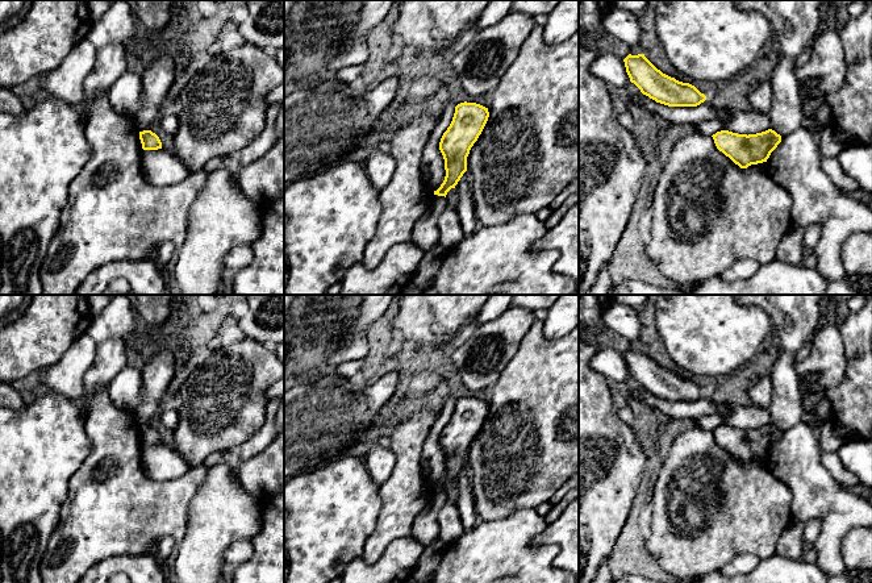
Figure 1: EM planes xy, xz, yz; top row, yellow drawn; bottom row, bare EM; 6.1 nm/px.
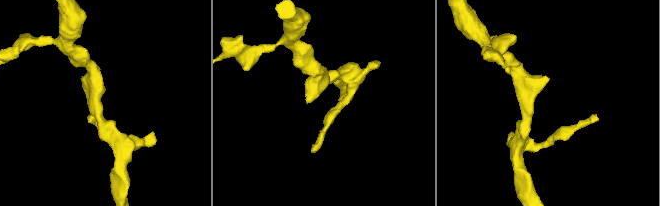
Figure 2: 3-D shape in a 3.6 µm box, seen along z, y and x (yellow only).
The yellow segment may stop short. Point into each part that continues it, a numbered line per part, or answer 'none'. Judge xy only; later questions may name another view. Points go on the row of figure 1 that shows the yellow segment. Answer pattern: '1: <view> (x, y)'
none

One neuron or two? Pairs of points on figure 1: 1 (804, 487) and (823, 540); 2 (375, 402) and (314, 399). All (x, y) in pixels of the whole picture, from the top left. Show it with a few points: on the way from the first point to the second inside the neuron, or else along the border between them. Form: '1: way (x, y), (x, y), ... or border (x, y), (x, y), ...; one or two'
1: way (818, 498), (822, 498), (835, 511), (834, 525); one
2: way (361, 402), (329, 402); one

